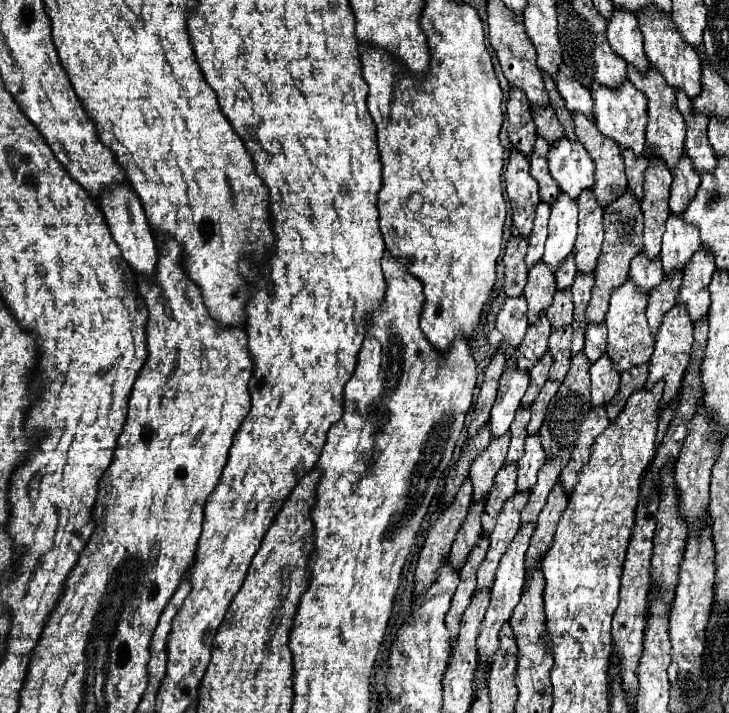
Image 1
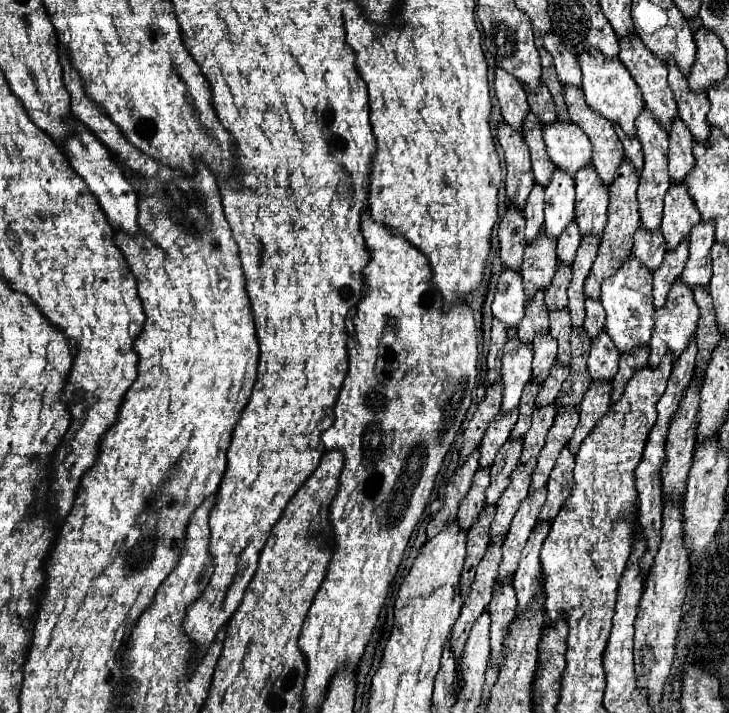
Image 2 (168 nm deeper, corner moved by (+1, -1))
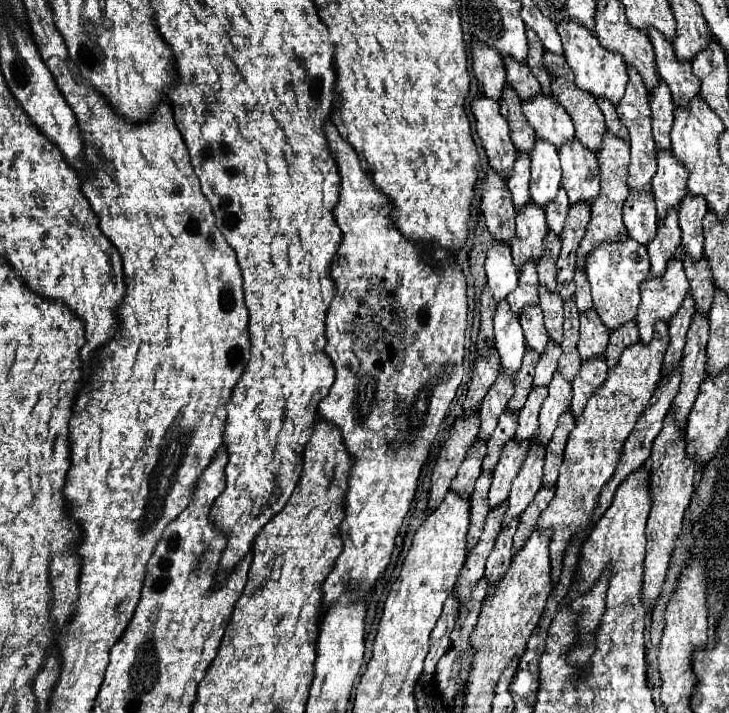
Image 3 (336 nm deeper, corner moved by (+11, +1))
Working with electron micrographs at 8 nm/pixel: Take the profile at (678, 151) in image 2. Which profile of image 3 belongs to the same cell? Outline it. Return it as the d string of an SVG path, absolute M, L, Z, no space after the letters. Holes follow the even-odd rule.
M659 78L659 86L651 92L651 126L657 148L671 150L671 126L673 126L675 104L671 100L669 86Z

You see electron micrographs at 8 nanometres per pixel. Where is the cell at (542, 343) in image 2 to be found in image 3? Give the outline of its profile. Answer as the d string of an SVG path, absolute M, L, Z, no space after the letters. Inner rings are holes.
M539 304L521 310L521 326L523 326L527 348L533 348L533 350L537 350L541 354L545 350L545 344L547 344L549 336L547 336L545 324L543 324Z

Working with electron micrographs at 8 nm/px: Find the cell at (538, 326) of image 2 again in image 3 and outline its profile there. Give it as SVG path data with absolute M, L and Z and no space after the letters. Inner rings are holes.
M525 264L525 268L521 268L521 272L519 272L517 288L507 296L511 310L515 314L521 314L523 306L537 304L539 302L537 288L539 288L539 280L537 280L537 272L535 272L535 264Z

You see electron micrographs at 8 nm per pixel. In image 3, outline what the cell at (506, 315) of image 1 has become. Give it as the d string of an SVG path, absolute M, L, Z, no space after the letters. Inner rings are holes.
M493 242L487 250L485 260L487 270L487 286L491 288L495 300L507 298L511 290L517 286L517 268L513 268L513 258L509 252L509 244Z

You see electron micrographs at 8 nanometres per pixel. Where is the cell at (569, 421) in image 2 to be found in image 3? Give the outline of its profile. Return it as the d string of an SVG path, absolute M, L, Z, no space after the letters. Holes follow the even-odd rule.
M555 372L551 384L549 384L549 396L543 402L541 414L539 414L539 442L543 446L549 444L551 434L557 426L557 418L565 408L571 406L571 382L561 376L561 372Z

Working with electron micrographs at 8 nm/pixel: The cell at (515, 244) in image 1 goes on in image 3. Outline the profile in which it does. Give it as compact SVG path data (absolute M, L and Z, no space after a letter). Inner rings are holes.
M495 170L481 182L481 212L491 236L499 242L511 242L515 236L515 208L505 178Z

